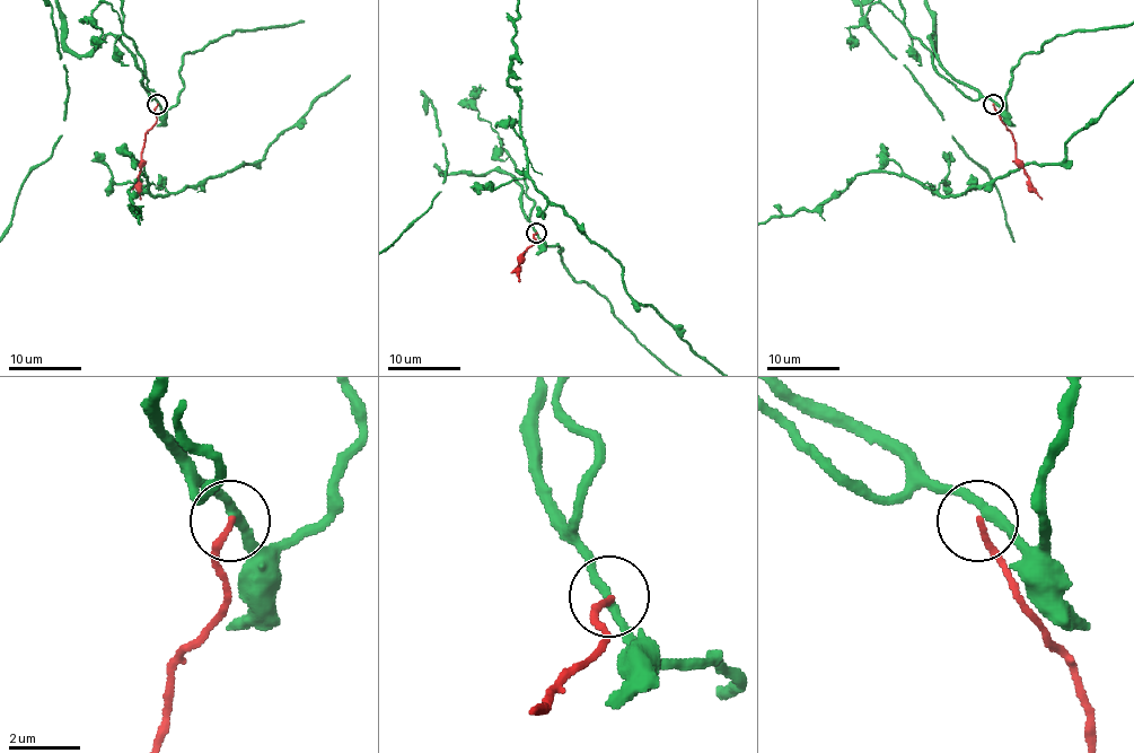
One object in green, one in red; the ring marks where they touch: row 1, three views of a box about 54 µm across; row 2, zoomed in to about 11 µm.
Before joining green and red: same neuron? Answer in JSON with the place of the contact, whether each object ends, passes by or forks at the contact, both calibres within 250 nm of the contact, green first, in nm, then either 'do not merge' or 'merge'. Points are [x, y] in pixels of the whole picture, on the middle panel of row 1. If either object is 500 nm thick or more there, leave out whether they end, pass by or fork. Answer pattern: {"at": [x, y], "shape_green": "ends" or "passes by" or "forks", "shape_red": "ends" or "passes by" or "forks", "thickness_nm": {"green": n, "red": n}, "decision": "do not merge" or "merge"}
{"at": [536, 233], "shape_green": "passes by", "shape_red": "ends", "thickness_nm": {"green": 260, "red": 170}, "decision": "do not merge"}

